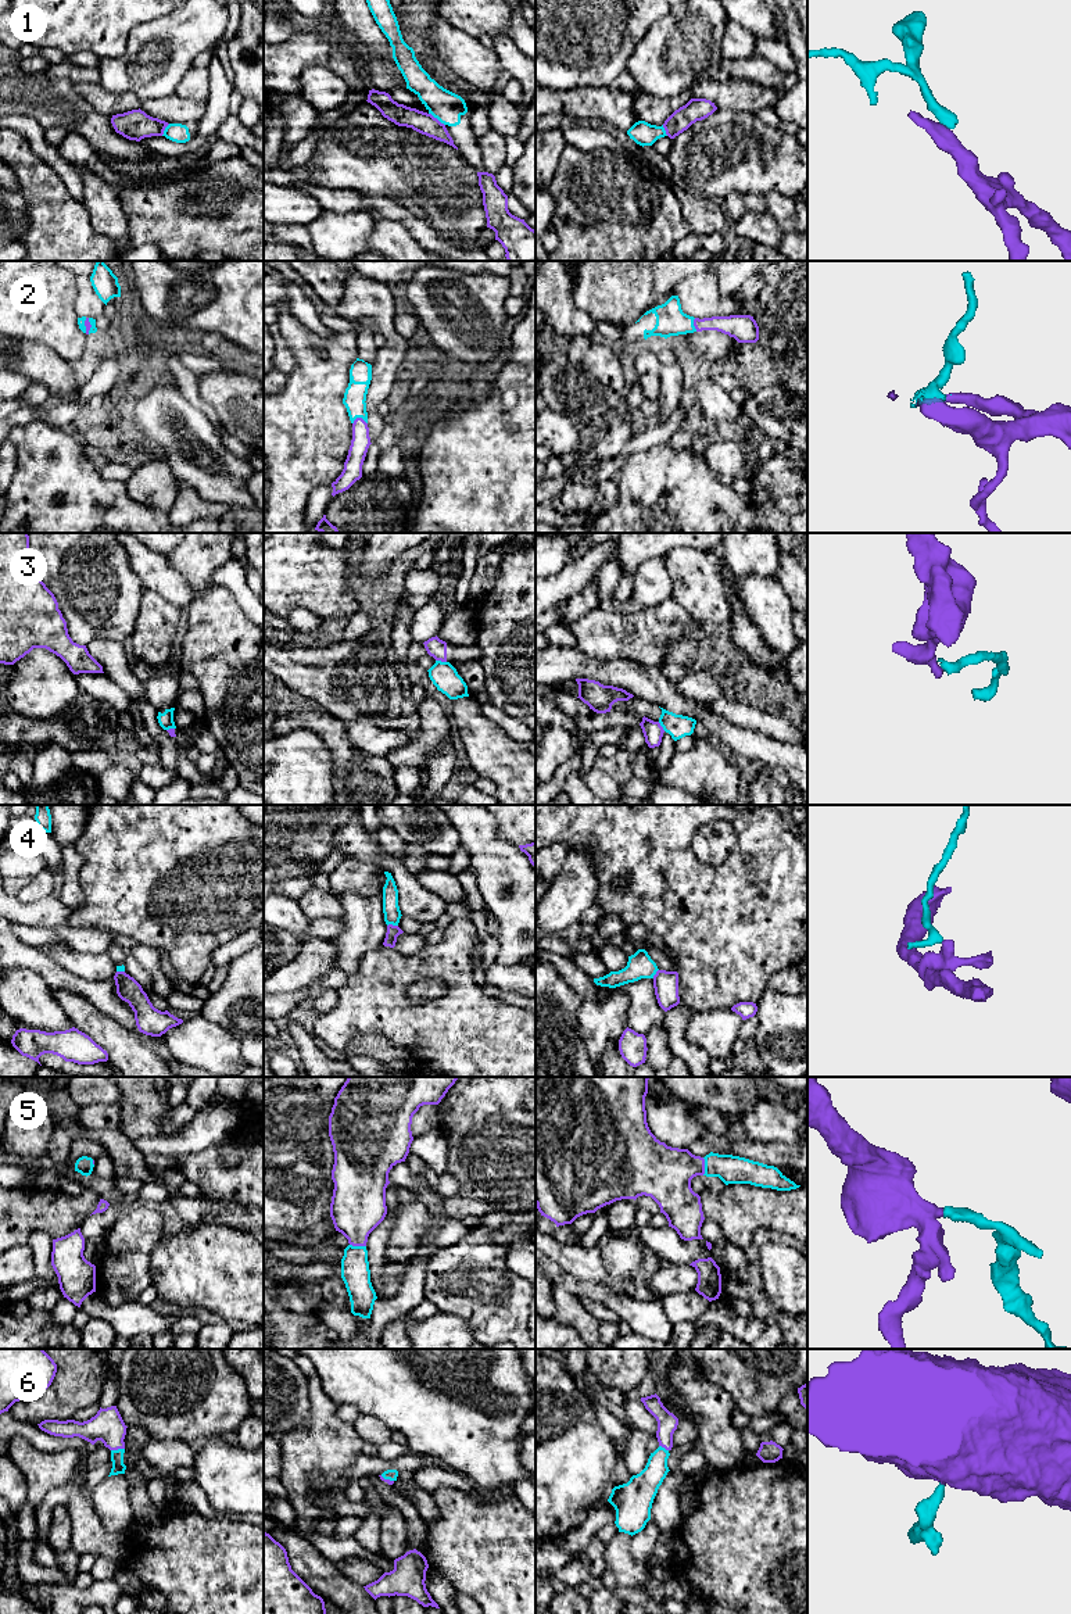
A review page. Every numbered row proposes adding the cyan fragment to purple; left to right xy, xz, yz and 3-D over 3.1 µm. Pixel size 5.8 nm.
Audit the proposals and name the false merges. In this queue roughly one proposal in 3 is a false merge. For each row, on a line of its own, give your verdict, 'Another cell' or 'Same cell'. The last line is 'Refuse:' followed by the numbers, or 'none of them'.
1: Another cell
2: Same cell
3: Another cell
4: Another cell
5: Same cell
6: Same cell
Refuse: 1, 3, 4

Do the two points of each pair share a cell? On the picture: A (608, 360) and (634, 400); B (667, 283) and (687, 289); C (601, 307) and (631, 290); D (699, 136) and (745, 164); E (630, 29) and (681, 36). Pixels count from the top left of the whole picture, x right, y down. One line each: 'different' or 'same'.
A: different
B: different
C: same
D: same
E: different

